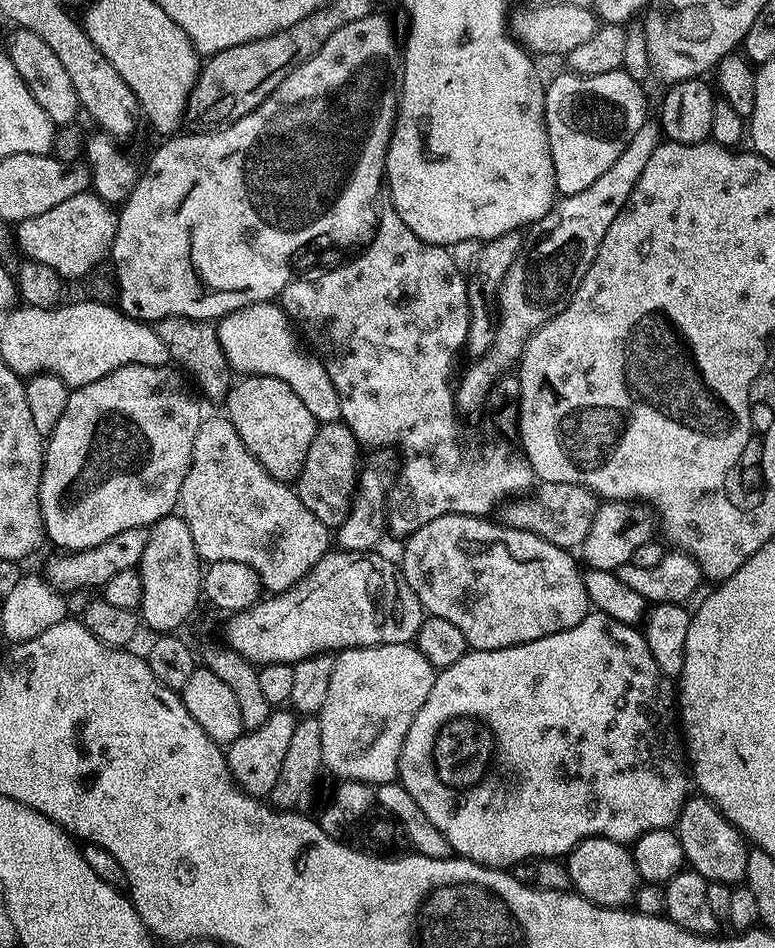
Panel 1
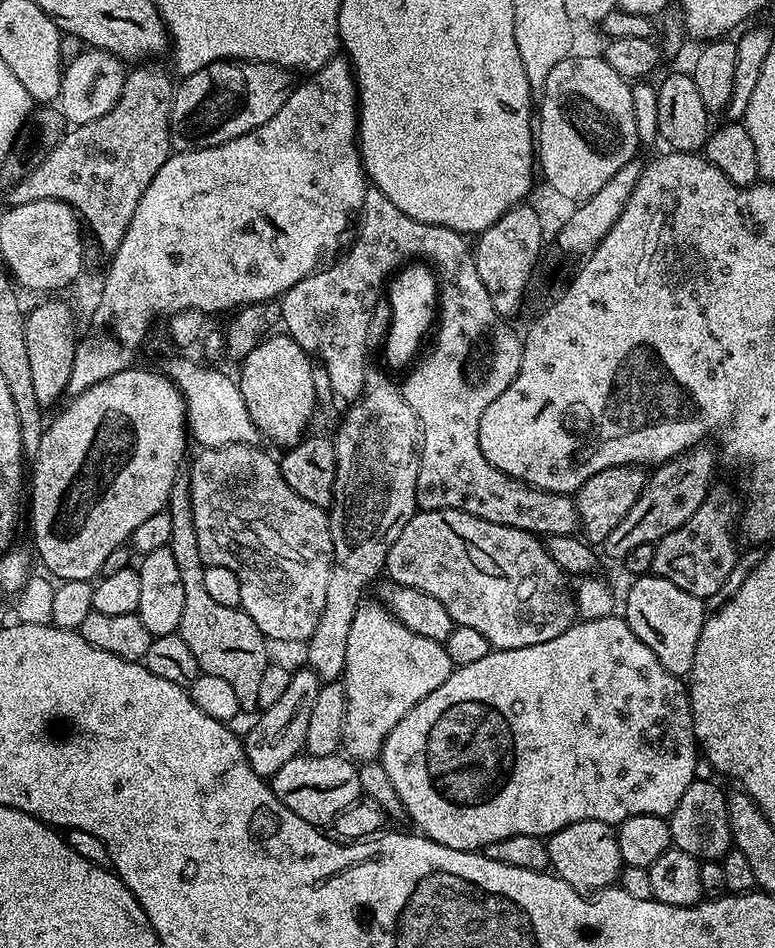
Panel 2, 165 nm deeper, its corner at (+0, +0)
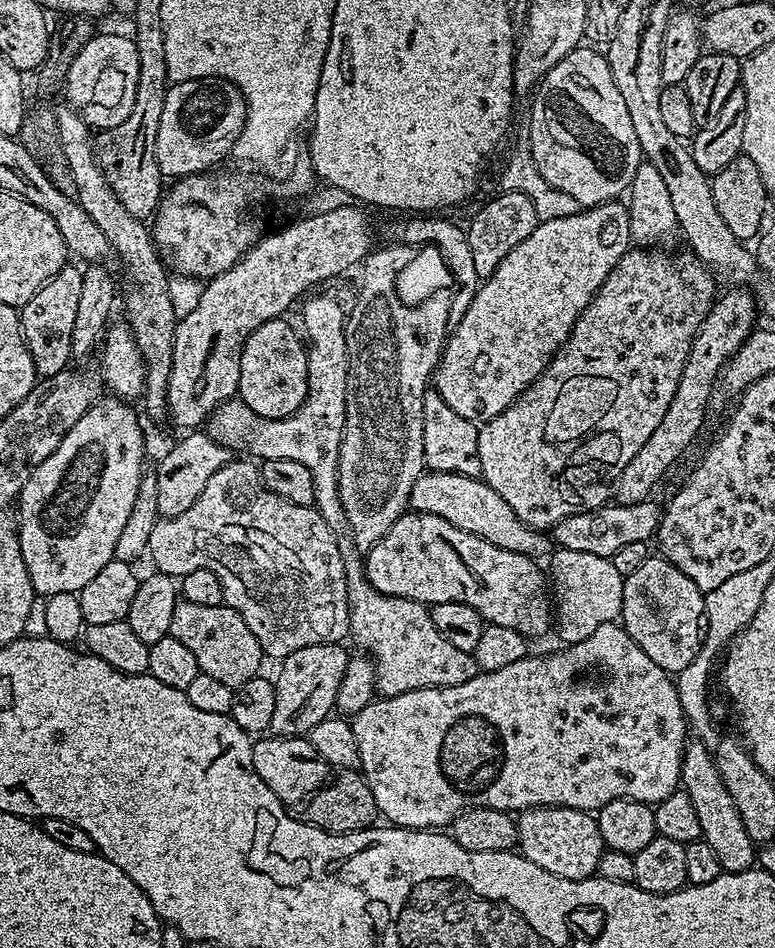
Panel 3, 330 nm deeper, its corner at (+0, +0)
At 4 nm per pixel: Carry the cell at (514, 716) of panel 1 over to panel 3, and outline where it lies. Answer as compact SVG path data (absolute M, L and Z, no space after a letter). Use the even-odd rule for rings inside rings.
M616 622L598 626L598 630L594 630L594 634L590 634L590 638L582 638L582 642L569 644L561 647L561 649L561 652L552 652L549 656L544 657L535 656L535 654L523 656L518 662L510 662L510 666L502 666L502 670L494 670L493 672L477 671L474 678L470 678L461 684L451 684L445 688L419 688L418 690L403 692L397 696L374 698L361 712L351 717L350 723L354 732L354 742L358 744L359 771L363 772L364 780L370 786L370 794L374 794L377 813L383 819L385 816L388 819L385 821L397 828L440 830L445 826L451 825L452 819L455 816L461 816L468 808L489 808L490 810L502 810L503 812L511 812L513 814L525 812L527 808L573 808L574 810L582 810L583 812L595 814L600 811L602 806L606 806L606 802L637 800L643 804L655 806L661 804L666 798L670 798L670 794L678 791L681 787L680 771L682 770L682 758L684 757L684 749L690 740L690 729L688 719L685 718L684 711L682 710L682 702L678 702L678 690L676 689L675 679L666 670L662 670L662 666L658 666L658 662L650 659L646 655L646 650L642 650L642 646L638 646L638 642L634 642L634 638L630 638L630 634L623 626Z

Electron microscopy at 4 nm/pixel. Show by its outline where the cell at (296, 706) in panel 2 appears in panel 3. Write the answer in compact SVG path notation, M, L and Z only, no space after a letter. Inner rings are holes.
M343 643L302 646L279 661L280 673L274 676L276 697L271 727L275 735L307 737L308 731L318 726L318 722L333 715L338 686L342 683L342 674L346 674L346 662L350 655L349 649L344 647Z

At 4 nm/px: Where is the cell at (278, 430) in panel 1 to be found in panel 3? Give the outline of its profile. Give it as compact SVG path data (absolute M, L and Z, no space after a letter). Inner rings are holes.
M281 318L262 322L262 326L258 326L250 338L246 338L240 355L241 365L252 364L252 369L249 372L247 369L242 376L242 399L266 420L281 420L282 417L289 416L300 408L308 396L308 349L301 333L297 329L296 333L286 321L287 319Z

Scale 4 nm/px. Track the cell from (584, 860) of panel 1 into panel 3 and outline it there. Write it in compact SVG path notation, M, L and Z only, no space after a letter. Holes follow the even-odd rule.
M527 808L519 813L516 833L520 839L519 855L534 866L558 874L558 878L586 880L596 876L596 867L606 851L595 815L573 808Z

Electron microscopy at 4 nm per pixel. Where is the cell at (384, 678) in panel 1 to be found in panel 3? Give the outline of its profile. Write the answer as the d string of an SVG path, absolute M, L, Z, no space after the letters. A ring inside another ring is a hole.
M363 563L349 567L346 571L348 583L348 630L351 639L361 644L363 651L376 662L376 690L381 697L397 696L419 688L445 688L451 684L461 684L477 674L476 660L472 653L458 650L434 626L432 613L425 605L407 600L401 596L384 596L368 581Z

